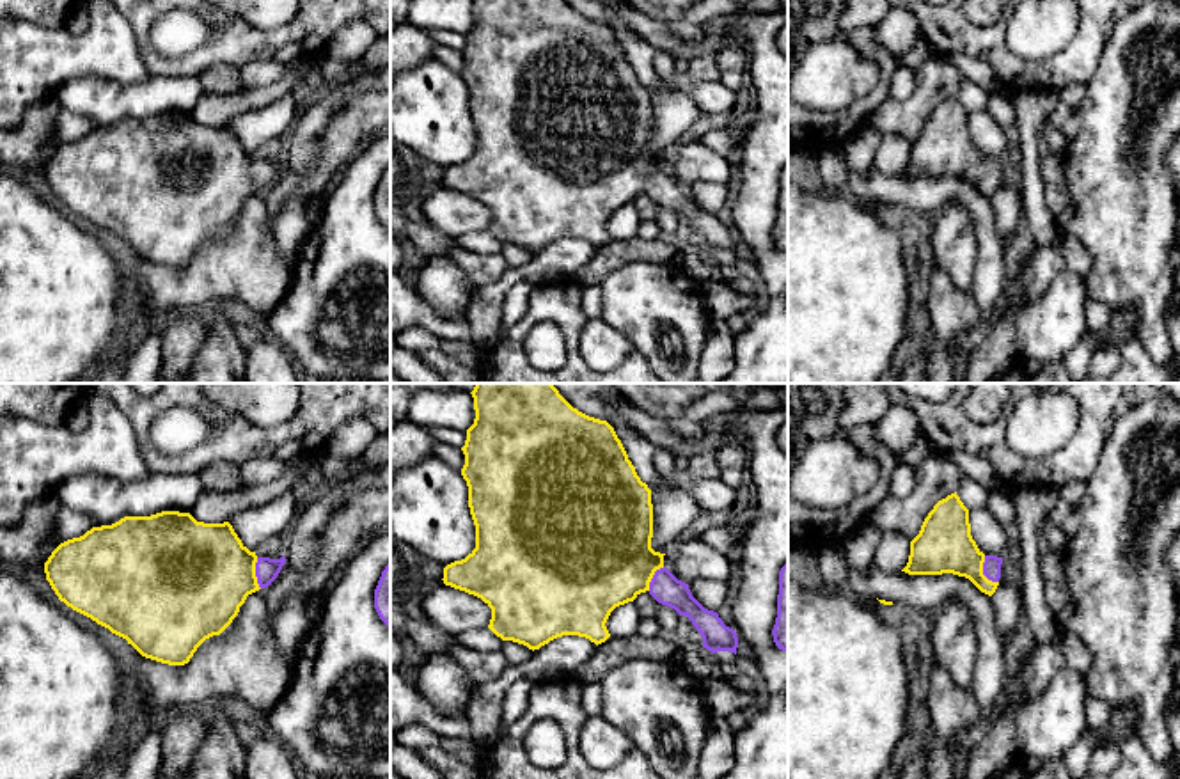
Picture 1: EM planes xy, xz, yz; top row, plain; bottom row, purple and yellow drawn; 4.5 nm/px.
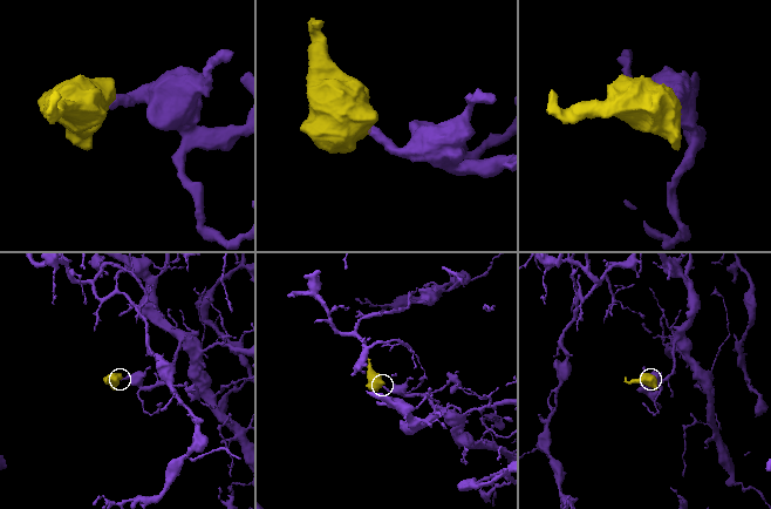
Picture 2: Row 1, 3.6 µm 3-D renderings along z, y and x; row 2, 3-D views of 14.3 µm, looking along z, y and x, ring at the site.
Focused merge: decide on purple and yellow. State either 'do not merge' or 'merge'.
merge

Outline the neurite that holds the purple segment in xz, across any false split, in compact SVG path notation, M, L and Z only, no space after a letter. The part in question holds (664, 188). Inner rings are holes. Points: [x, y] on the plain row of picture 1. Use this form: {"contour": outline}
{"contour": "M474 0L476 21L467 32L467 43L461 50L465 67L461 78L468 89L468 110L476 128L476 151L461 163L454 163L444 170L444 186L481 201L492 211L488 231L502 243L513 243L539 252L550 243L562 238L586 240L596 248L605 245L610 236L605 229L610 215L633 204L641 195L649 195L658 206L674 211L680 218L687 218L703 240L703 250L712 256L731 254L736 257L736 234L724 227L717 215L704 211L690 195L688 186L678 183L665 169L664 158L651 151L653 140L653 106L651 92L635 75L628 57L618 41L614 30L607 23L589 20L573 11L564 0Z"}

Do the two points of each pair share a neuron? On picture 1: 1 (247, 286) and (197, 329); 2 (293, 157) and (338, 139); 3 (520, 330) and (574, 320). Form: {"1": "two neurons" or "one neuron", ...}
{"1": "two neurons", "2": "two neurons", "3": "one neuron"}

